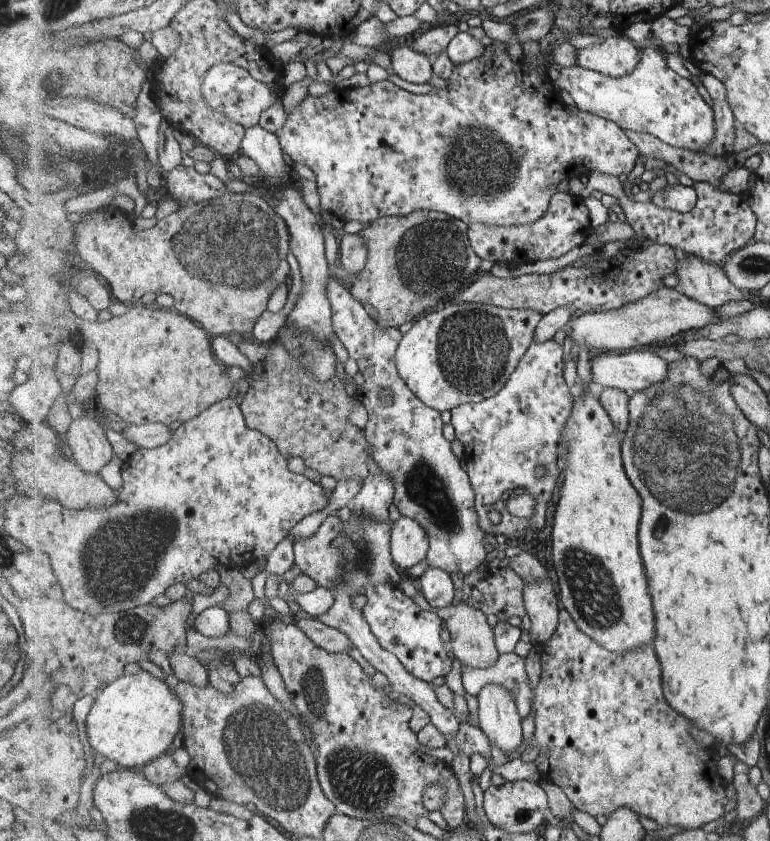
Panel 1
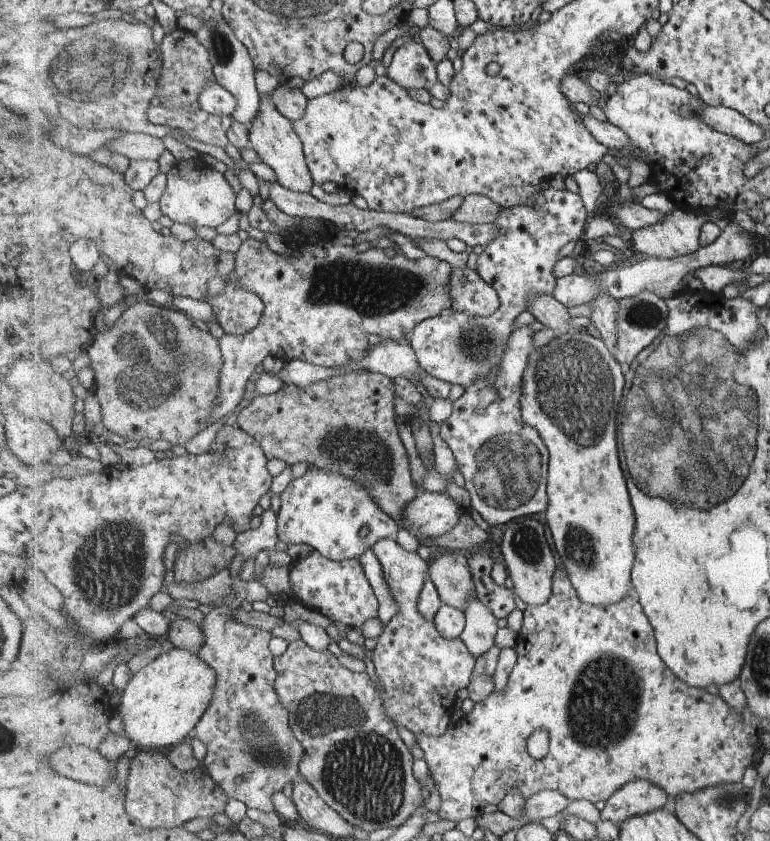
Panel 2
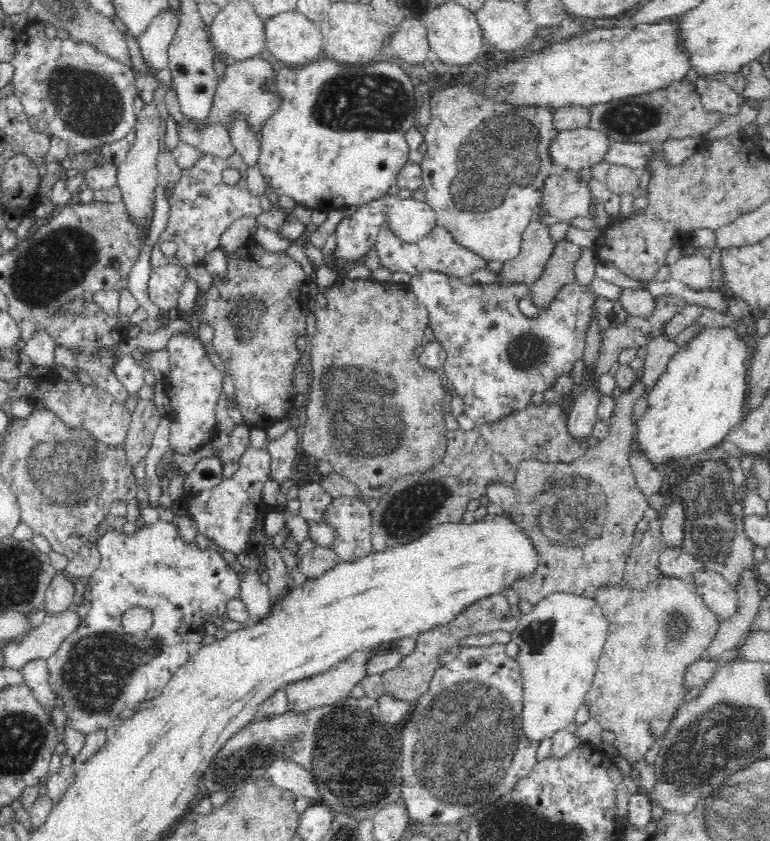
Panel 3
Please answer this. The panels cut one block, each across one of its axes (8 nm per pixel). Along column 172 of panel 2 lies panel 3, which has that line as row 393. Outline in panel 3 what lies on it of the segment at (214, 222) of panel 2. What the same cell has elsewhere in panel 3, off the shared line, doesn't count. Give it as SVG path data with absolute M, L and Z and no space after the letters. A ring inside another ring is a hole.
M174 334L169 338L166 348L170 370L166 374L164 387L170 400L172 419L169 442L178 451L190 453L198 450L198 446L206 445L212 430L216 428L215 407L222 392L223 376L208 357L209 346L204 345L196 335ZM174 417L178 417L178 422L173 422Z

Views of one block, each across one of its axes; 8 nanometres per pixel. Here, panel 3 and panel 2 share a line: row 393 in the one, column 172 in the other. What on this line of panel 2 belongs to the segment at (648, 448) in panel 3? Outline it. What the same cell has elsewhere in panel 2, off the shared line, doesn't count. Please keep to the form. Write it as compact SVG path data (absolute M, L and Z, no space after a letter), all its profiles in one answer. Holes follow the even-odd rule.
M177 647L163 653L145 666L141 672L131 675L122 692L122 699L117 710L120 711L124 723L125 736L137 749L145 751L168 752L179 746L193 735L195 726L199 724L199 720L211 706L211 701L215 696L215 684L217 684L216 670L205 664L199 654Z

